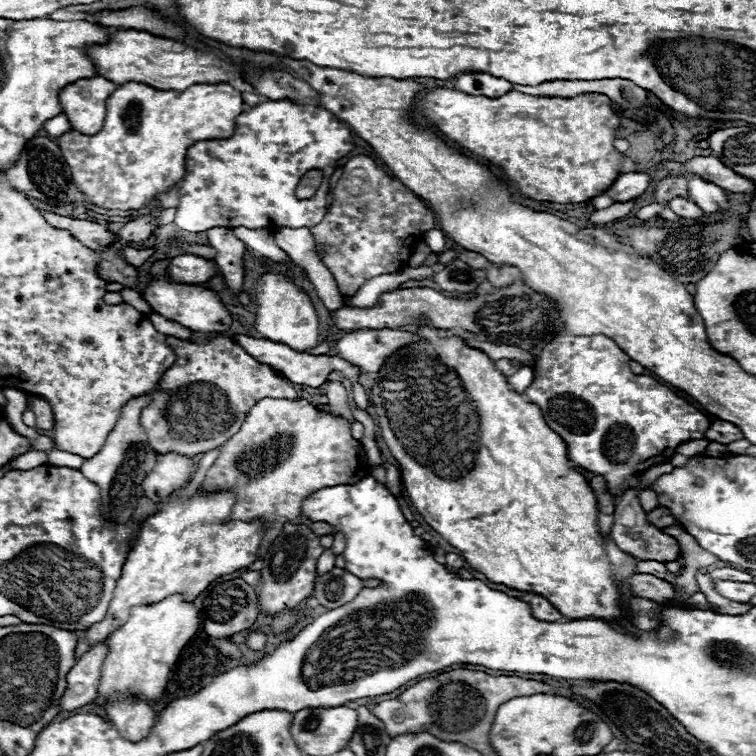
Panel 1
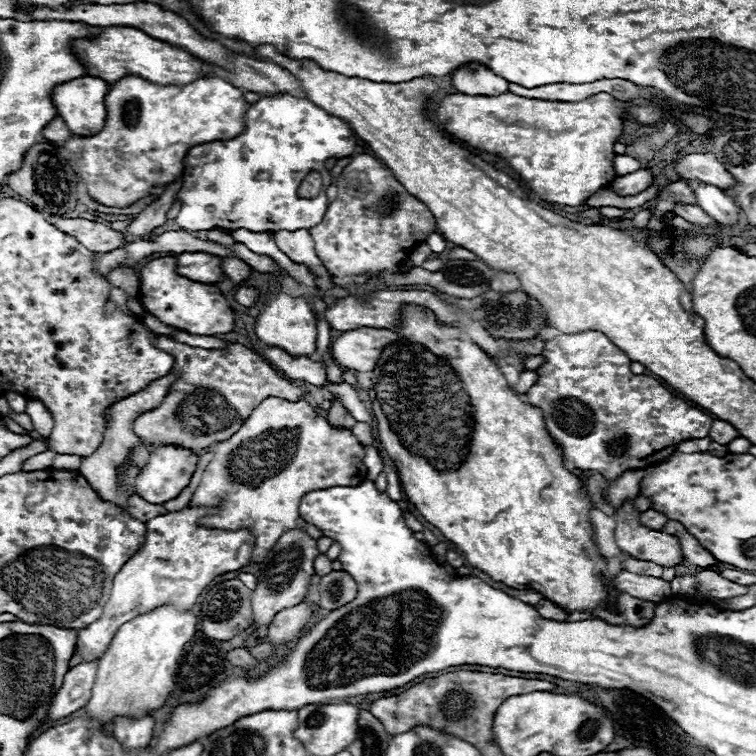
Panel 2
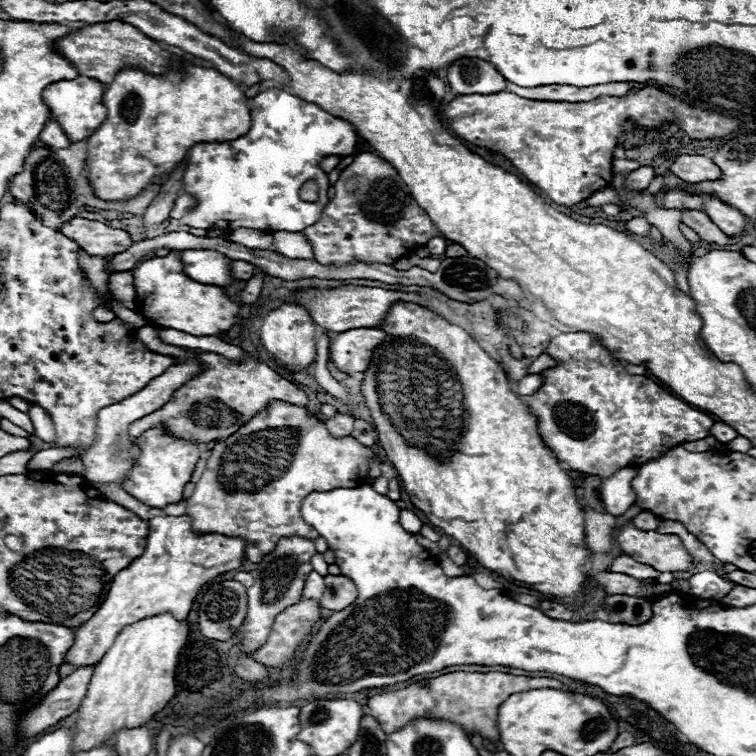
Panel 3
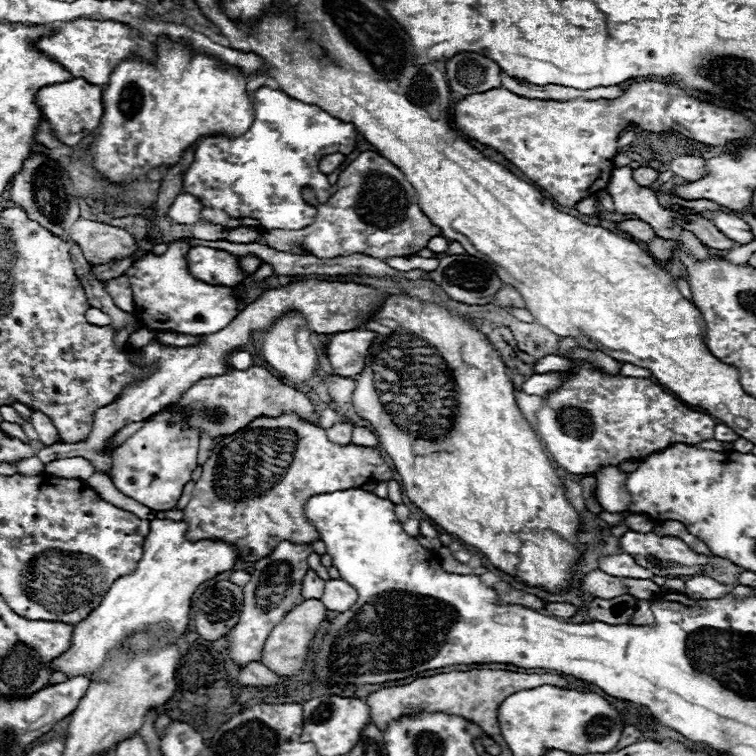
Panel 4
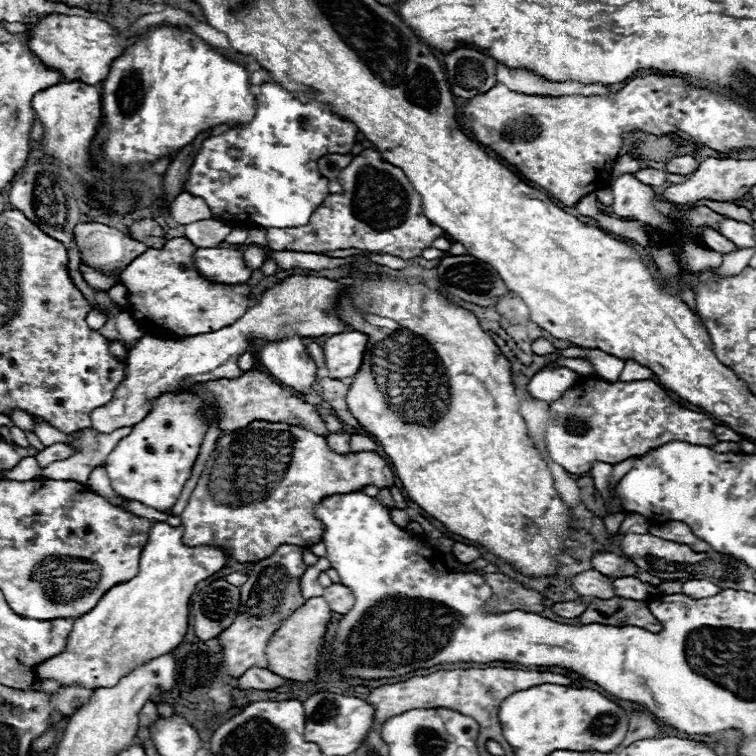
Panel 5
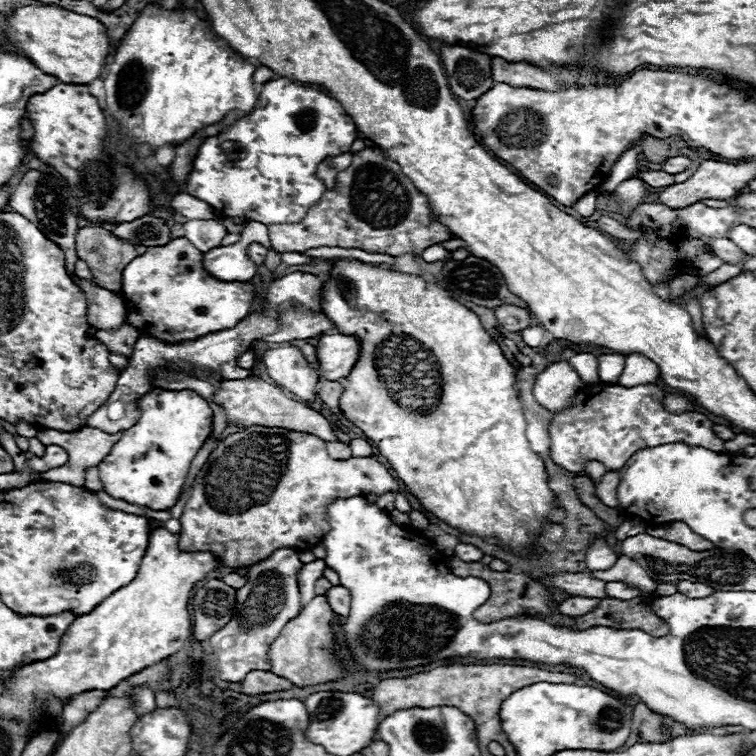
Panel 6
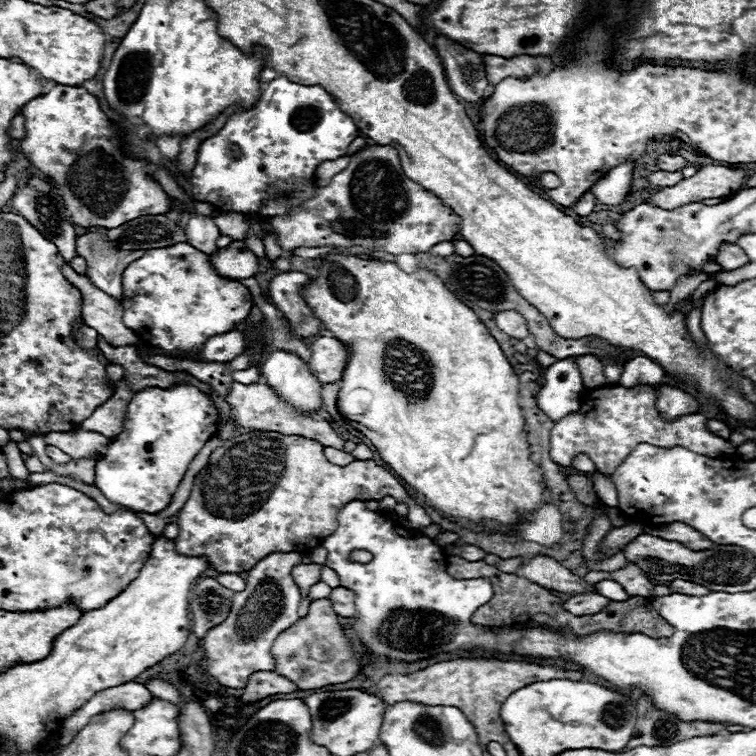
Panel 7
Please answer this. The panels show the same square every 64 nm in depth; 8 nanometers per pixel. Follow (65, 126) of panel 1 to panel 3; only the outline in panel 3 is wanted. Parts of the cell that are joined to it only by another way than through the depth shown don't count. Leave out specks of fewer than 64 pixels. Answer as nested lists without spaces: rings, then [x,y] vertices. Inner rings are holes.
[[[50,120],[50,122],[42,128],[40,140],[42,140],[44,144],[50,144],[52,148],[68,148],[68,146],[70,146],[70,140],[66,138],[64,130],[60,128],[60,124],[58,124],[56,120]]]

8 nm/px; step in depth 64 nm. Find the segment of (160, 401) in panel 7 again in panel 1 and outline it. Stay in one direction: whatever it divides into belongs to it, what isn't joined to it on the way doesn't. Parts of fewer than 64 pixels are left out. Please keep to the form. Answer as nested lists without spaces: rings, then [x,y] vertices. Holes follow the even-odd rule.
[[[166,454],[158,456],[158,464],[150,476],[146,476],[144,492],[150,500],[160,502],[170,498],[176,490],[180,490],[192,474],[192,460],[178,454]]]

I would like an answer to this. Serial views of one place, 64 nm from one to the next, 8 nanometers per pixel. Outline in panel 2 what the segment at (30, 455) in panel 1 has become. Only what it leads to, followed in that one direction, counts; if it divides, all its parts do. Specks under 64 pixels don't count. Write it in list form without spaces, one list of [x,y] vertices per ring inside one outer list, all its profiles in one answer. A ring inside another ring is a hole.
[[[46,450],[46,452],[40,452],[28,460],[24,460],[22,464],[22,470],[24,472],[32,472],[32,470],[38,470],[38,468],[50,468],[52,466],[52,458],[57,455],[53,450]]]

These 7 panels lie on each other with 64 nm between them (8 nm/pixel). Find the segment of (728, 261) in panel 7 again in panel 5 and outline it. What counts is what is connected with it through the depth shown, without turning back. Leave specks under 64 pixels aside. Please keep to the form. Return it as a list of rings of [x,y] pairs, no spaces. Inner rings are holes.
[[[704,226],[704,228],[702,228],[700,240],[702,240],[708,248],[712,248],[712,250],[716,250],[716,252],[720,252],[720,254],[728,254],[728,252],[736,250],[736,244],[734,244],[734,242],[726,240],[718,230],[714,230],[714,228],[710,228],[710,226]]]

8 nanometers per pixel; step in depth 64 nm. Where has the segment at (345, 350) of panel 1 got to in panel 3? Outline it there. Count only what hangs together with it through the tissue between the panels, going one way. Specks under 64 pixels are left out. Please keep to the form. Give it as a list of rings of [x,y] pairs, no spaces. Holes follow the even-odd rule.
[[[354,328],[336,334],[330,344],[330,360],[340,372],[366,372],[374,350],[388,338],[380,328]]]

